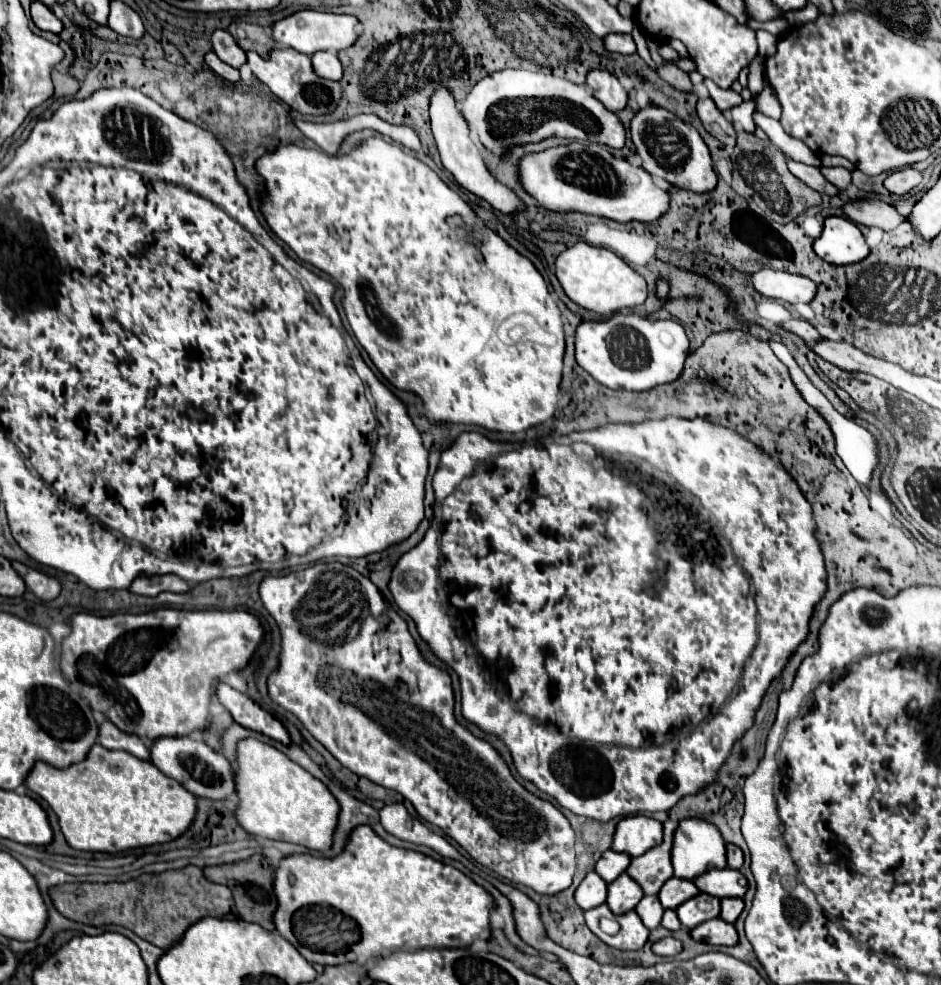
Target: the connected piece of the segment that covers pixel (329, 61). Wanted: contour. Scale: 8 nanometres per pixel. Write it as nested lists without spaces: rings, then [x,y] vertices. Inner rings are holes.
[[[328,51],[314,53],[312,65],[314,65],[314,71],[324,79],[332,79],[332,81],[342,79],[342,63],[336,53],[328,53]]]

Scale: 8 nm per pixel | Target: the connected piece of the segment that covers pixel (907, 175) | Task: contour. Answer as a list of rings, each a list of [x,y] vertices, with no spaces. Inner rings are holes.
[[[906,167],[906,169],[900,169],[900,171],[894,171],[892,175],[886,177],[884,181],[884,187],[894,193],[894,195],[906,195],[908,191],[912,191],[918,183],[922,181],[922,175],[912,169],[912,167]]]

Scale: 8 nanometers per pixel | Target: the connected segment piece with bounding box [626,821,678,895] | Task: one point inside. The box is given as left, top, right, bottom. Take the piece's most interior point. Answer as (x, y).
(654, 868)

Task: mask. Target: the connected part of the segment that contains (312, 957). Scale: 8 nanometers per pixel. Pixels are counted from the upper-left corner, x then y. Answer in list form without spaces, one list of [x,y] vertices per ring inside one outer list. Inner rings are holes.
[[[360,825],[352,833],[352,841],[344,853],[334,859],[312,855],[290,855],[282,859],[274,875],[274,891],[278,897],[278,909],[274,913],[278,933],[290,941],[306,961],[320,965],[366,965],[398,949],[454,949],[470,947],[474,939],[490,941],[490,913],[496,907],[494,897],[456,867],[444,865],[418,851],[390,847],[390,843],[380,839],[368,825]]]

